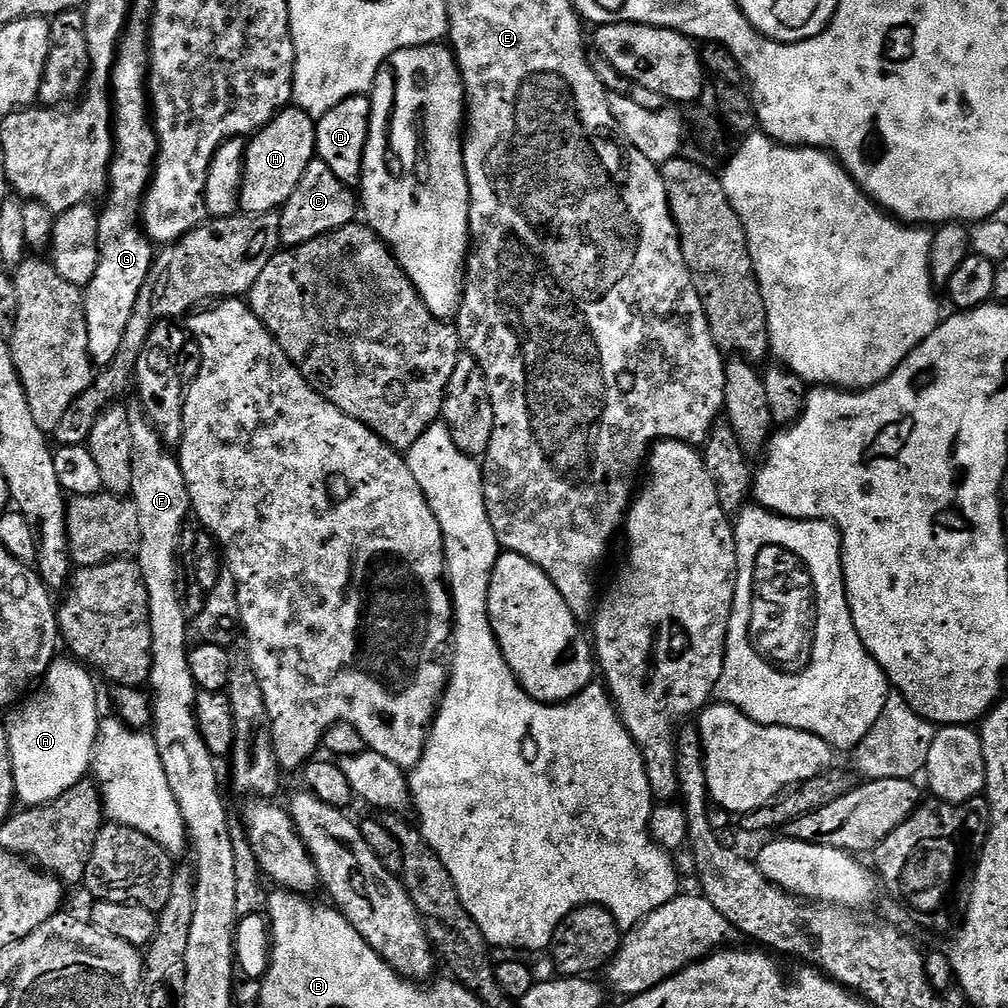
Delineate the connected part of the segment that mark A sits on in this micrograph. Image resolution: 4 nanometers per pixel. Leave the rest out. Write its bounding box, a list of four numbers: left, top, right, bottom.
[6,658,102,808]

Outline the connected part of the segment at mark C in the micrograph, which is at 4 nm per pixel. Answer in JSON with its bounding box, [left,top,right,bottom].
[279,158,358,249]

